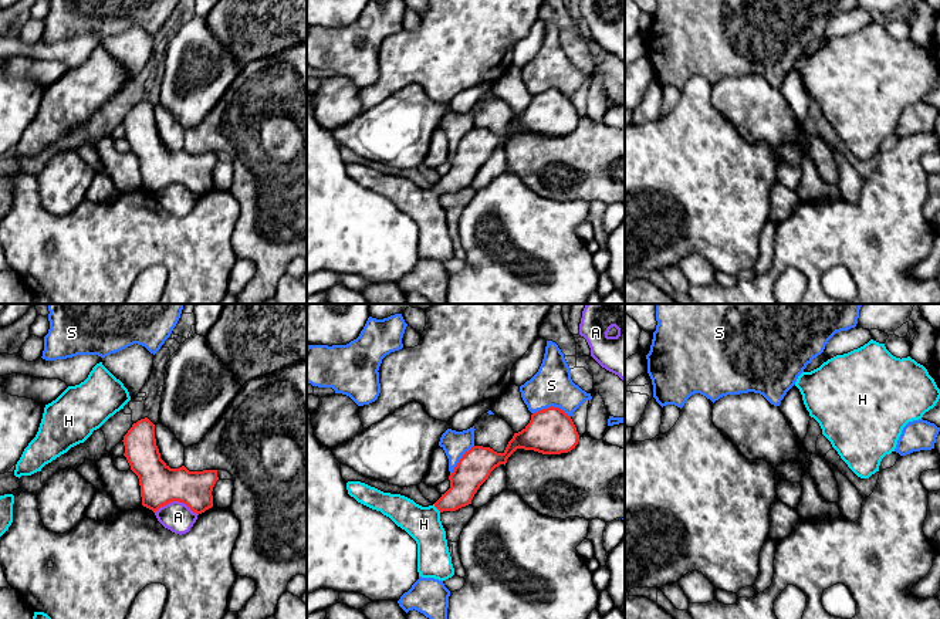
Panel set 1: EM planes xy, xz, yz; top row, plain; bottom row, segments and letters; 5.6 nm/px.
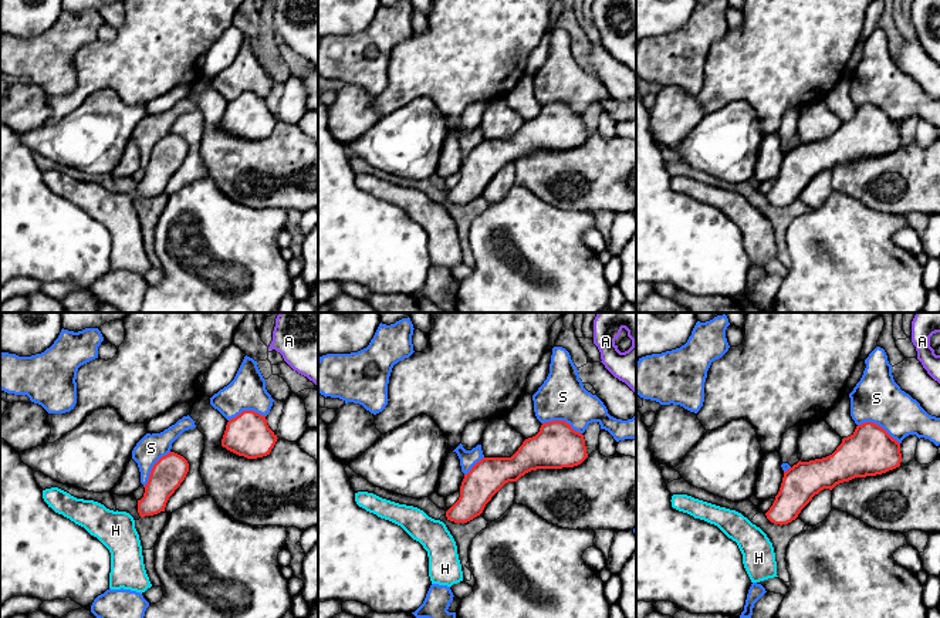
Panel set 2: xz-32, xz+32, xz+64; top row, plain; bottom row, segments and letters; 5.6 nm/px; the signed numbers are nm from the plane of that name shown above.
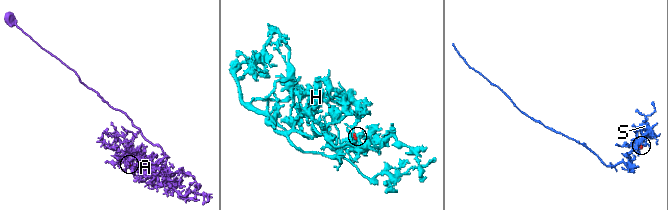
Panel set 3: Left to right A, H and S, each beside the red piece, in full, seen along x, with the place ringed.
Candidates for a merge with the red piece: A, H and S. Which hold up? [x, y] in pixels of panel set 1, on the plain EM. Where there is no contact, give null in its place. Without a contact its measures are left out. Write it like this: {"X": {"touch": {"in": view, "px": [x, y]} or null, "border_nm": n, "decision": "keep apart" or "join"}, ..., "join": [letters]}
{"A": {"touch": {"in": "xy", "px": [176, 182]}, "border_nm": 260, "decision": "keep apart"}, "H": {"touch": {"in": "xz", "px": [438, 190]}, "border_nm": 60, "decision": "join"}, "S": {"touch": {"in": "xz", "px": [551, 88]}, "border_nm": 220, "decision": "keep apart"}, "join": ["H"]}

